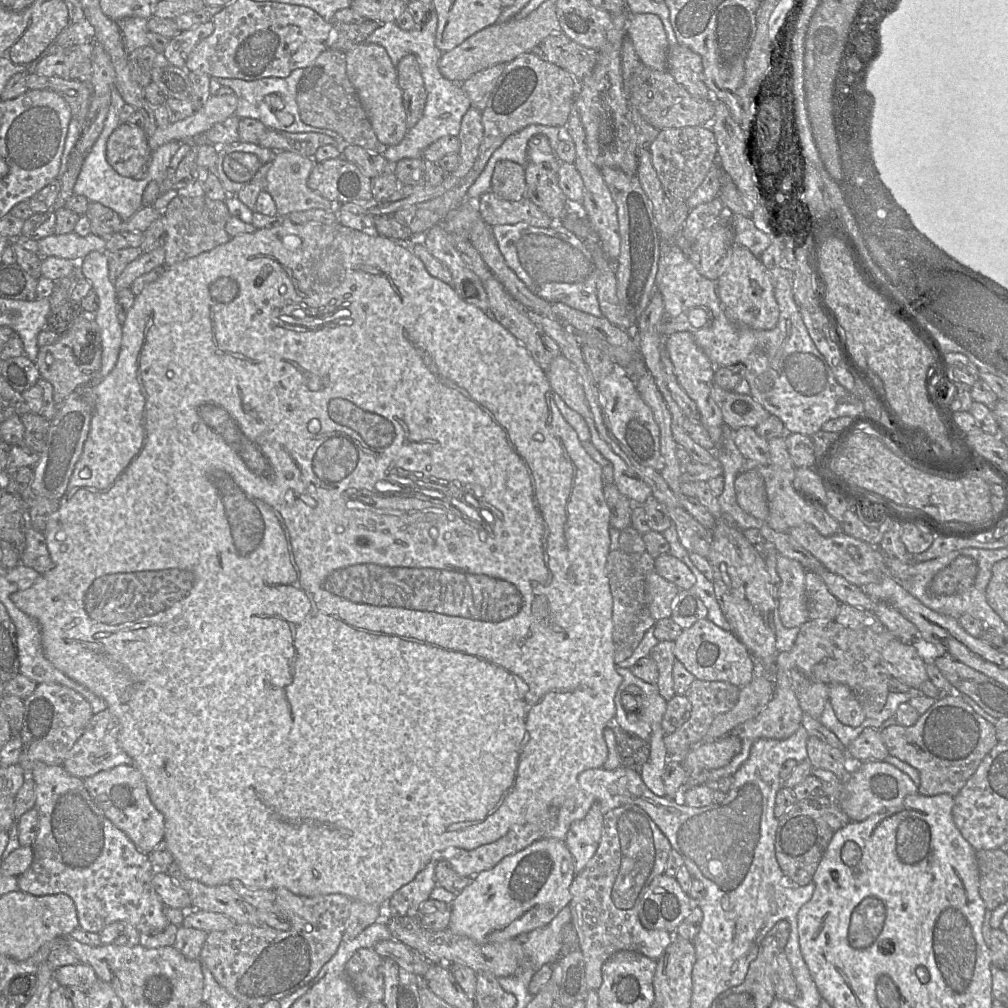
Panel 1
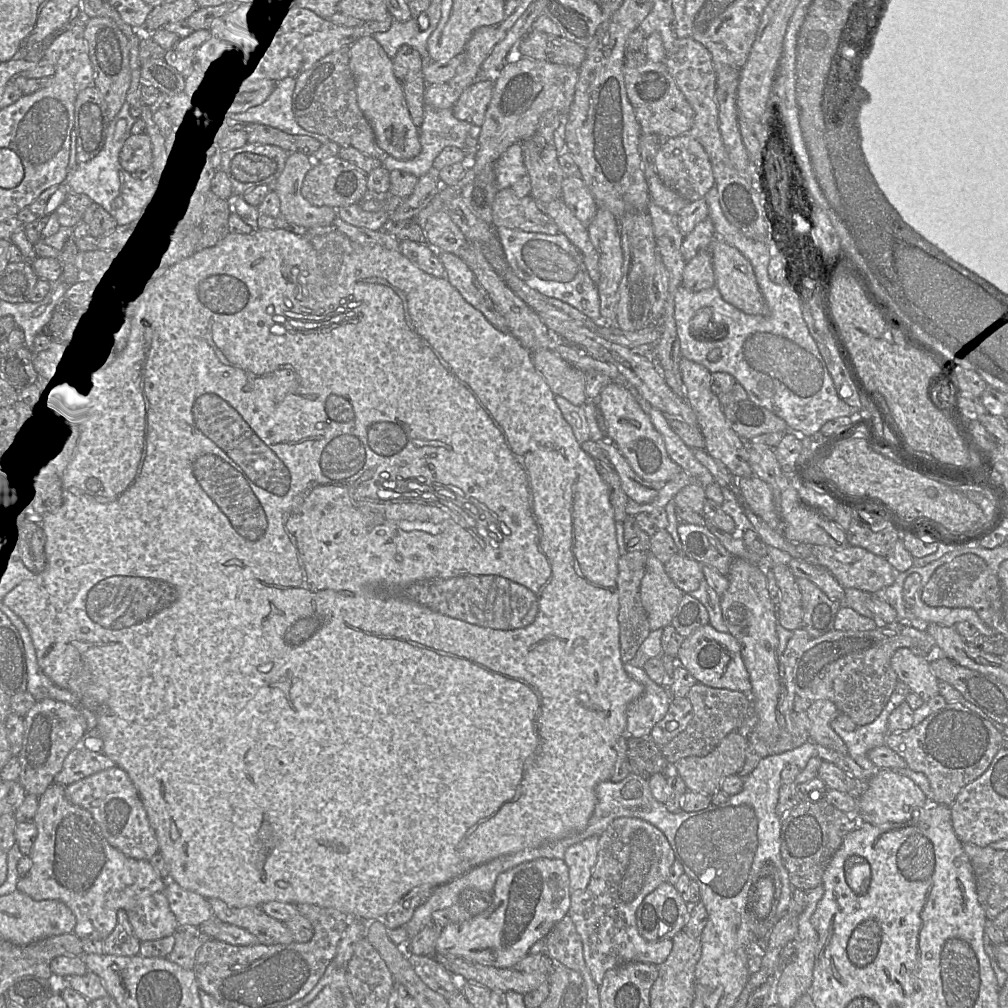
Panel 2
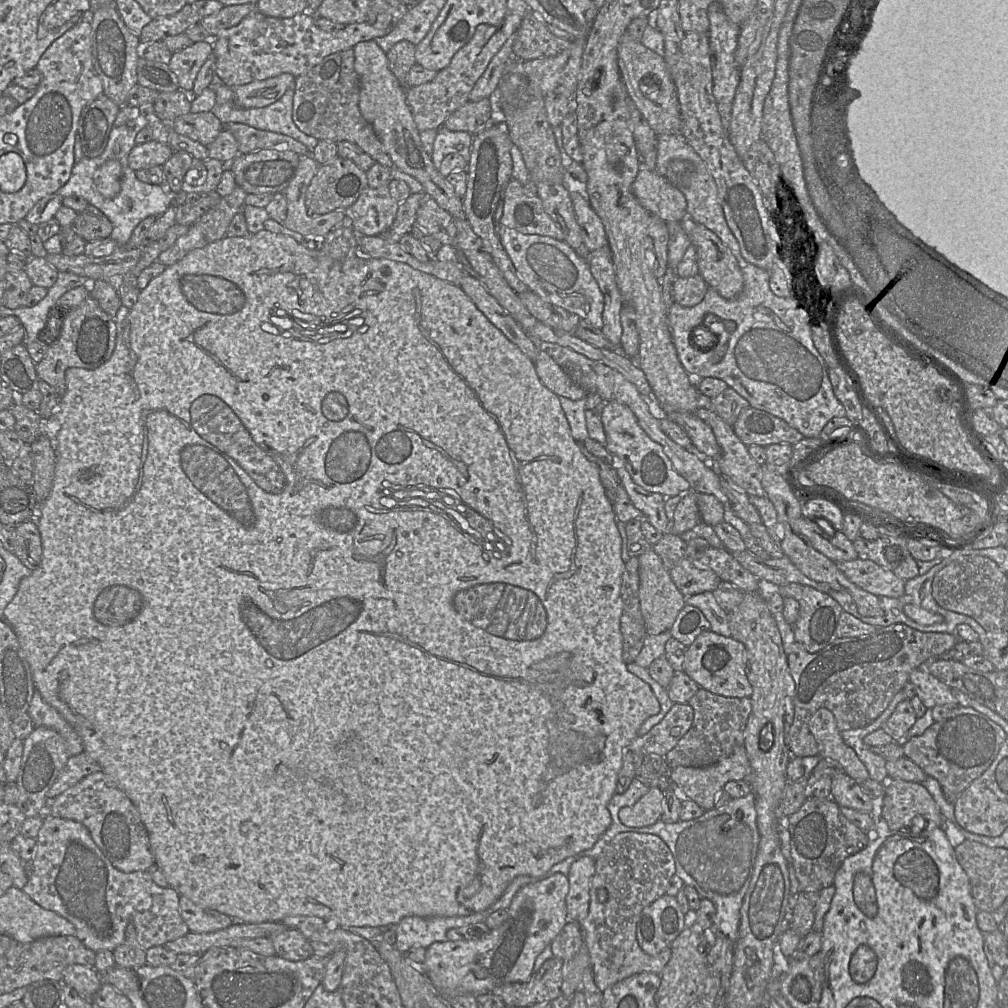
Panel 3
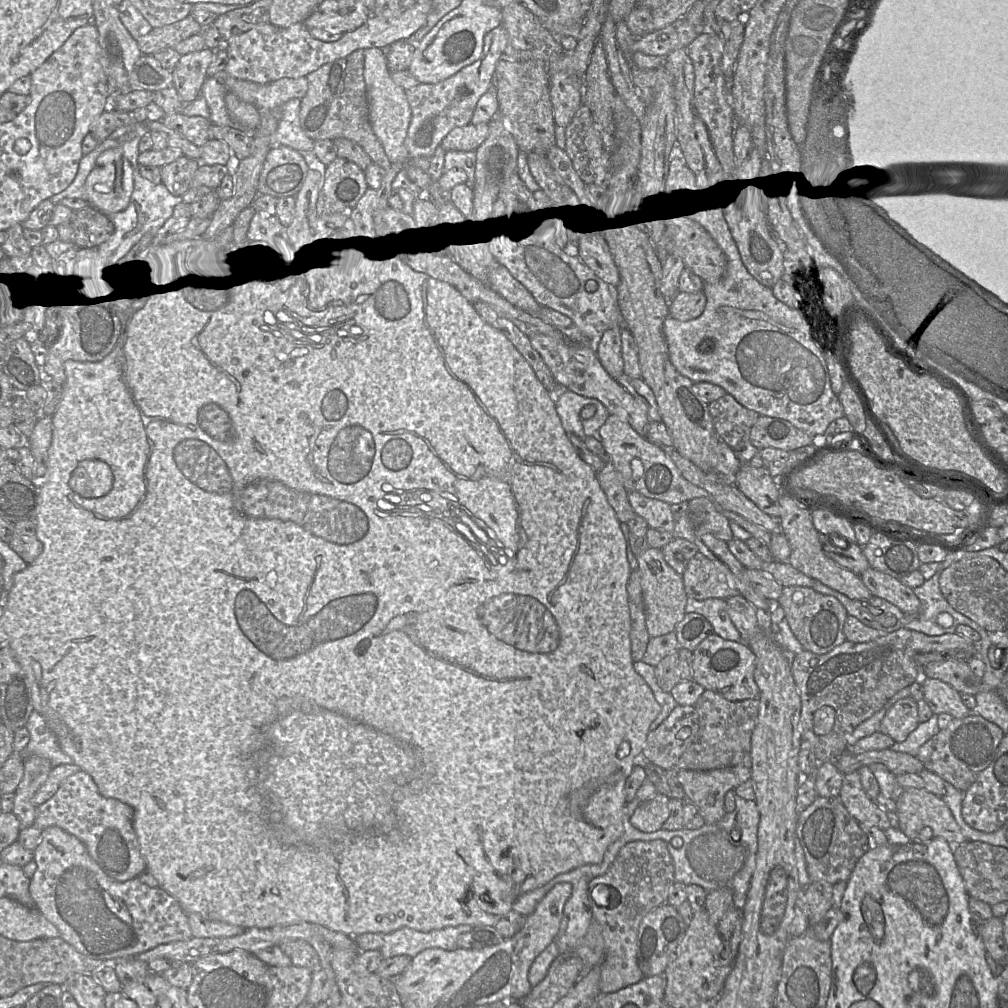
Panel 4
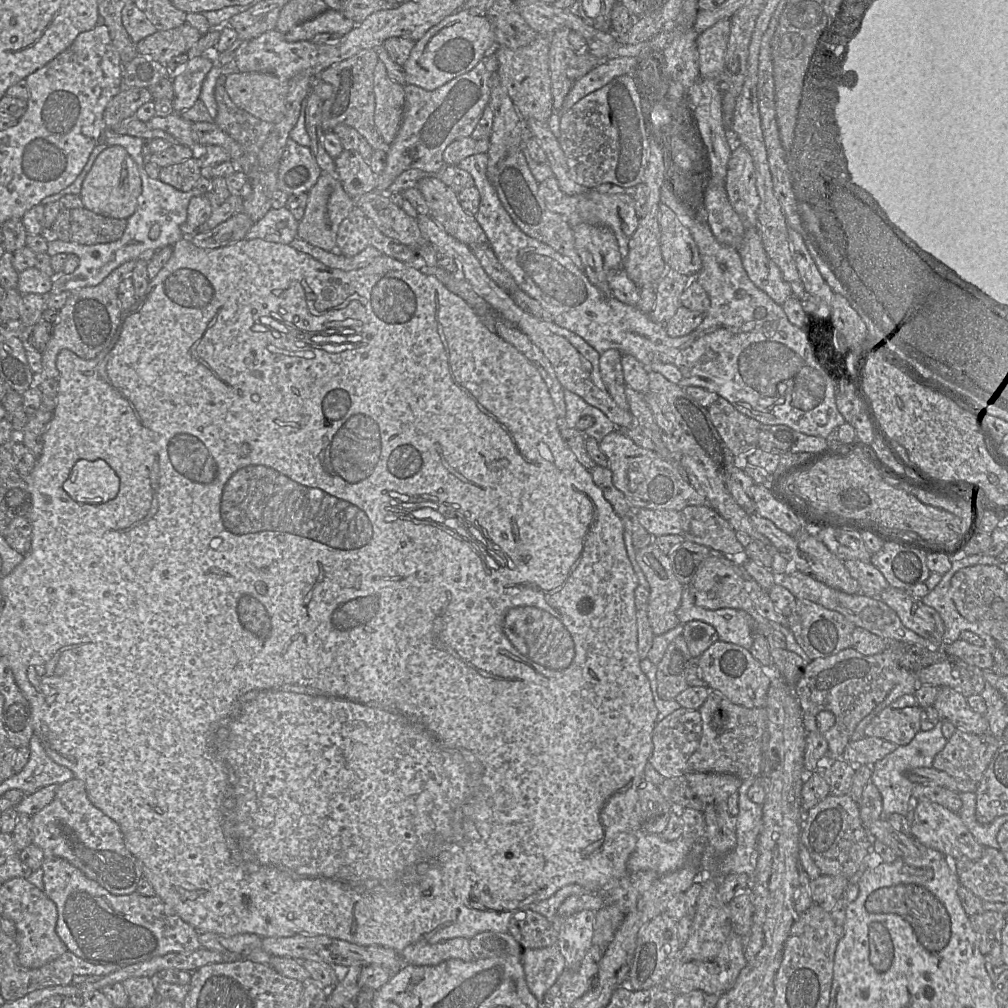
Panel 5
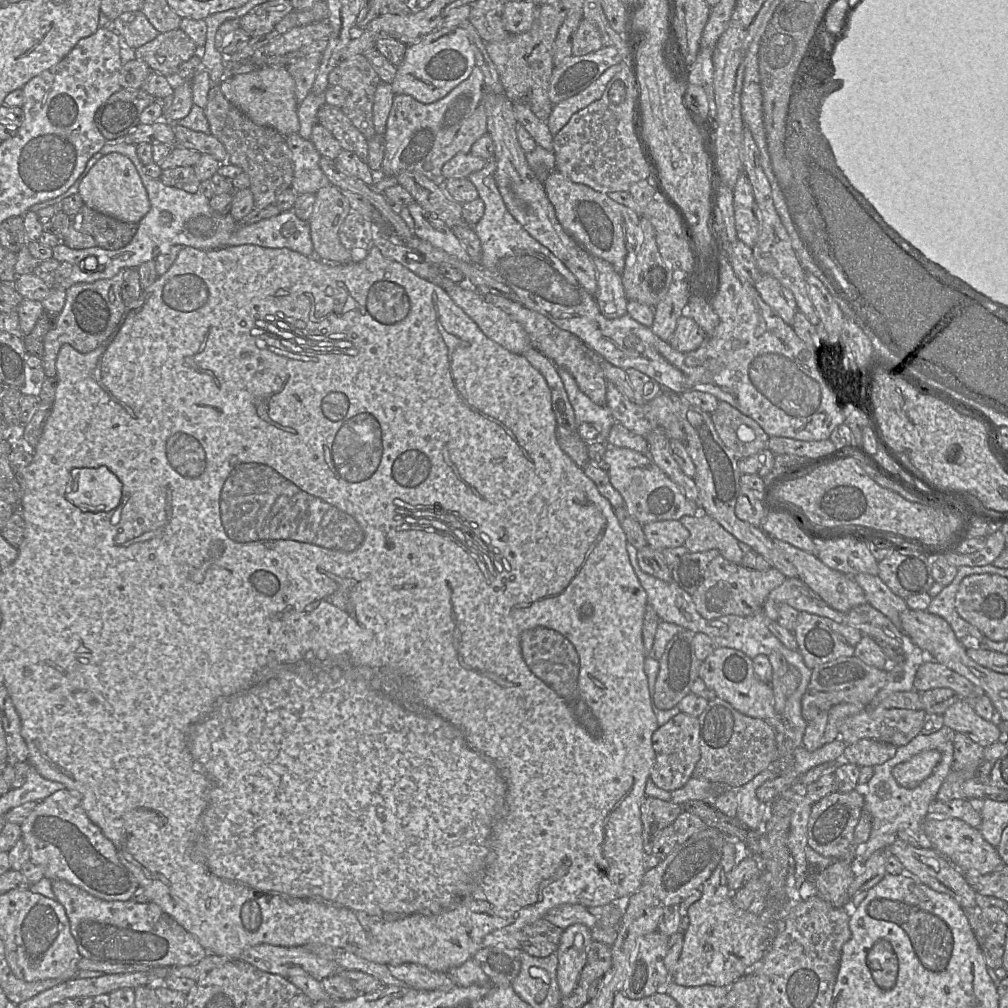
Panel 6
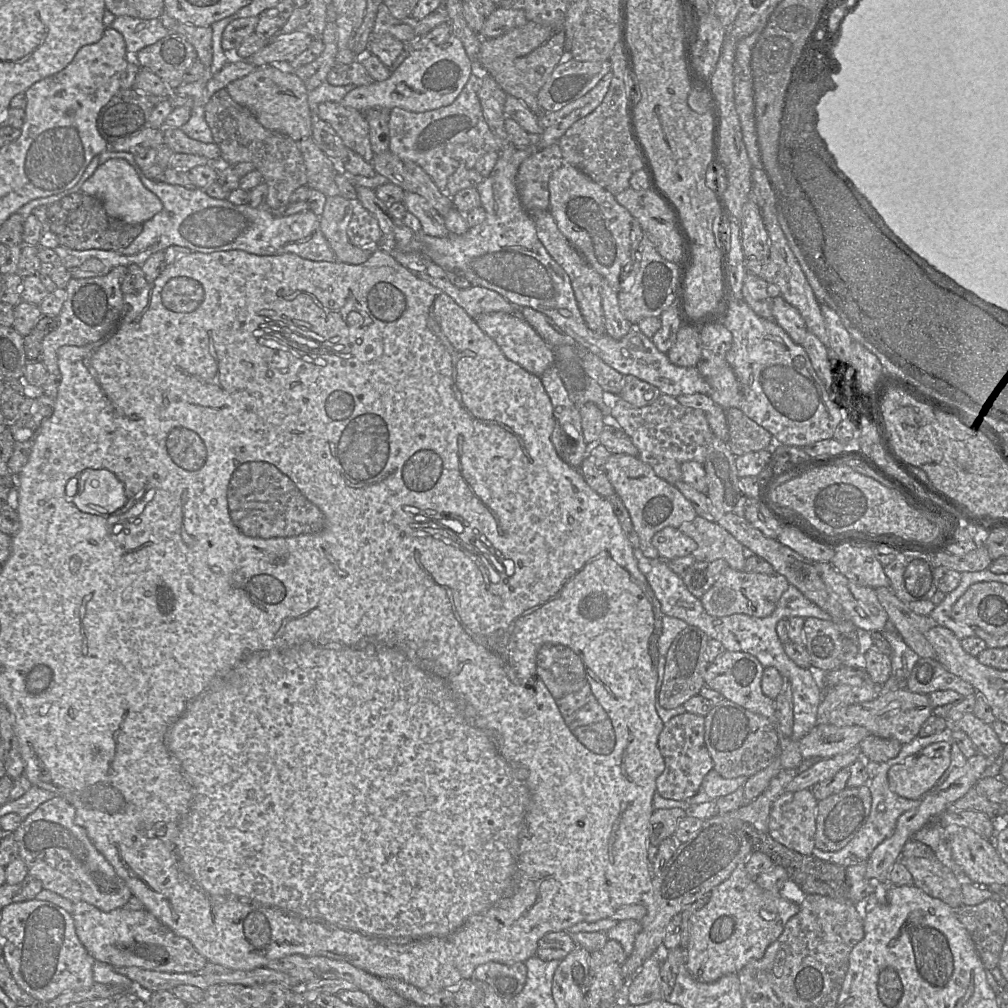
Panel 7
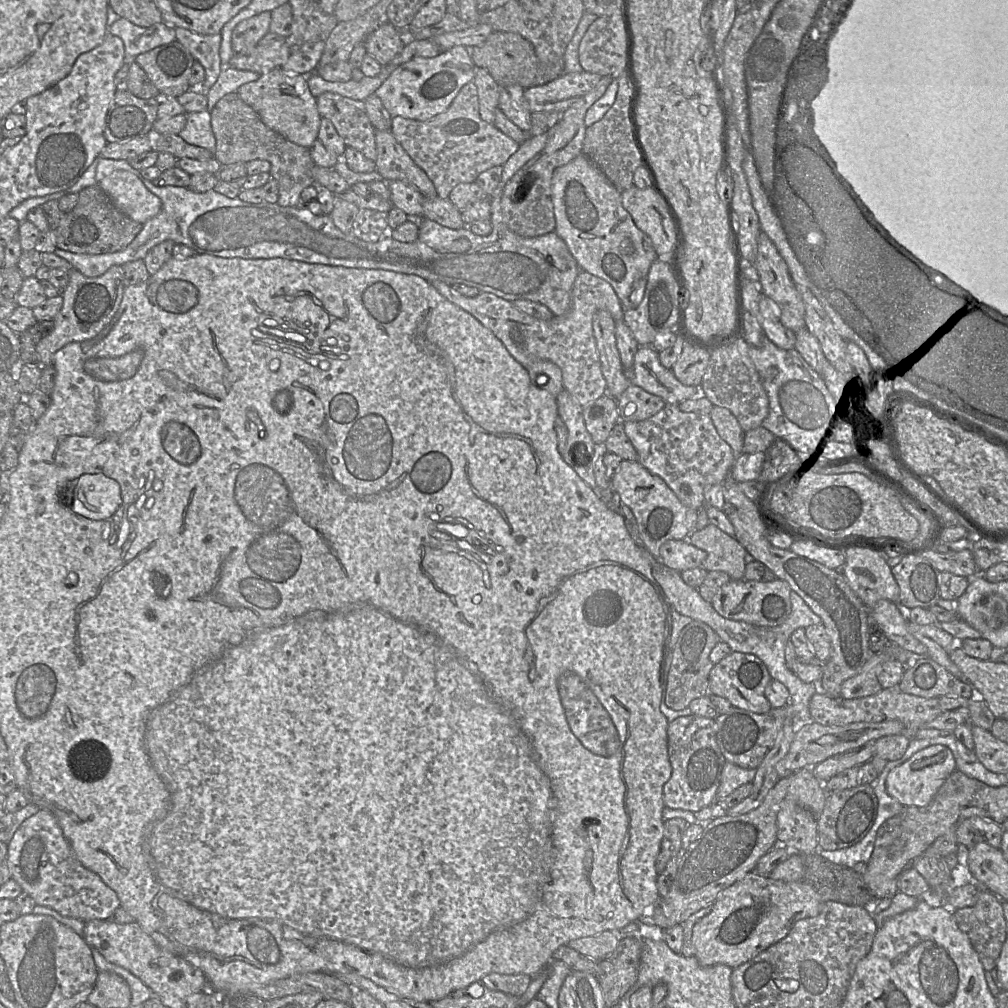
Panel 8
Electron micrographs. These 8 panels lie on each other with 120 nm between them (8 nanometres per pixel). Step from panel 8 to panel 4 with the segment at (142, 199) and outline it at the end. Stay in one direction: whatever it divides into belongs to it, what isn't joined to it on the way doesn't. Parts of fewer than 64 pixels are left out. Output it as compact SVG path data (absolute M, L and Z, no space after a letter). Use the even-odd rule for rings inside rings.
M121 147L103 152L86 179L87 202L104 214L125 210L133 189L133 169Z

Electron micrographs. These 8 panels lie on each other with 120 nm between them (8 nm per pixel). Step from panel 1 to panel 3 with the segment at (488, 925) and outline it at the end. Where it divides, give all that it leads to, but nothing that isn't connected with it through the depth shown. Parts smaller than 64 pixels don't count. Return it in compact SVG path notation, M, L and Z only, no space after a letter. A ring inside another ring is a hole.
M555 873L523 886L513 897L507 909L508 917L502 925L490 930L478 940L447 940L432 943L426 948L425 959L420 965L421 970L427 975L442 999L453 998L462 994L477 996L491 993L495 987L503 984L529 981L533 975L537 956L546 946L551 944L567 923L566 896L568 891L569 880L562 873Z

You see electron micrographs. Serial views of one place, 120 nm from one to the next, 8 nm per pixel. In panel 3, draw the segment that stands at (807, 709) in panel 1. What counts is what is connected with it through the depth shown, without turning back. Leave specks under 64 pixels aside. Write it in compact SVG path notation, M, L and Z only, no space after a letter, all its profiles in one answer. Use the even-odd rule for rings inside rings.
M821 707L813 714L810 730L819 744L821 758L838 762L844 772L859 785L870 778L856 752L844 742L835 716L829 709Z

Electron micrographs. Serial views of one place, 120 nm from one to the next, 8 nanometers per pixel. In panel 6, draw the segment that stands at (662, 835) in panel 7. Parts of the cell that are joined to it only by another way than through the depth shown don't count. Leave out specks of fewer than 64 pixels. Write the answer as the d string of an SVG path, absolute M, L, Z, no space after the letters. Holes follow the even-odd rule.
M646 796L641 803L640 810L644 852L650 856L653 854L653 847L660 832L665 827L673 825L683 809L679 804Z

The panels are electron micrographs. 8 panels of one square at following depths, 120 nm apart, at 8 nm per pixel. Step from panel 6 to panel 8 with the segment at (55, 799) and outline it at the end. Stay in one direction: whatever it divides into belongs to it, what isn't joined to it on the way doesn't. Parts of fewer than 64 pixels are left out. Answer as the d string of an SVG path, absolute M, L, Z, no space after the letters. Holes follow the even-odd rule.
M40 809L23 821L8 843L6 862L12 878L21 886L22 891L27 892L34 899L36 905L52 908L63 916L84 922L96 919L107 920L121 906L116 892L98 874L78 860L56 817L47 809Z

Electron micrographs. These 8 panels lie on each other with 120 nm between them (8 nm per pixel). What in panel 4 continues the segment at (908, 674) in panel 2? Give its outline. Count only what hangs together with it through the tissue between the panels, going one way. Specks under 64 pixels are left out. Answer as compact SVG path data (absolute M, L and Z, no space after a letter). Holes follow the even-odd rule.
M922 678L923 700L935 715L948 713L965 718L972 713L961 700L960 693L949 684L933 678Z

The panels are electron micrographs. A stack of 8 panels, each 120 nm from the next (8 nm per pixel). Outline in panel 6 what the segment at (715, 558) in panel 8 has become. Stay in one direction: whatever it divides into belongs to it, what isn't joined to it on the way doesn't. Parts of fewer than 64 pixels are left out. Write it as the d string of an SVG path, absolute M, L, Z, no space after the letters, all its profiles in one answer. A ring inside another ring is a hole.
M699 512L695 516L683 516L679 521L689 531L684 543L689 552L718 550L726 560L742 563L744 553L739 541L708 514Z

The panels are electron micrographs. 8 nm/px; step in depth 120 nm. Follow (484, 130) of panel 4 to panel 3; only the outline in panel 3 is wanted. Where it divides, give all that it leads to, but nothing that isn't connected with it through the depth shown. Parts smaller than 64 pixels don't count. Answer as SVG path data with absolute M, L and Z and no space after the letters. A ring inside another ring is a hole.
M489 98L480 101L468 101L453 112L445 121L444 127L450 131L464 131L472 136L486 130L492 123Z

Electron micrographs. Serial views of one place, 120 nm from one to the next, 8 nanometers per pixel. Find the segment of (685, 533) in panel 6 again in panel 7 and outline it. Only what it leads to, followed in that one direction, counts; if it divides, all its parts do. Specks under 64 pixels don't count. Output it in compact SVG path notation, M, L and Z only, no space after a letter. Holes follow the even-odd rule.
M665 527L652 537L652 544L659 557L665 561L691 555L697 548L696 542L678 528Z

